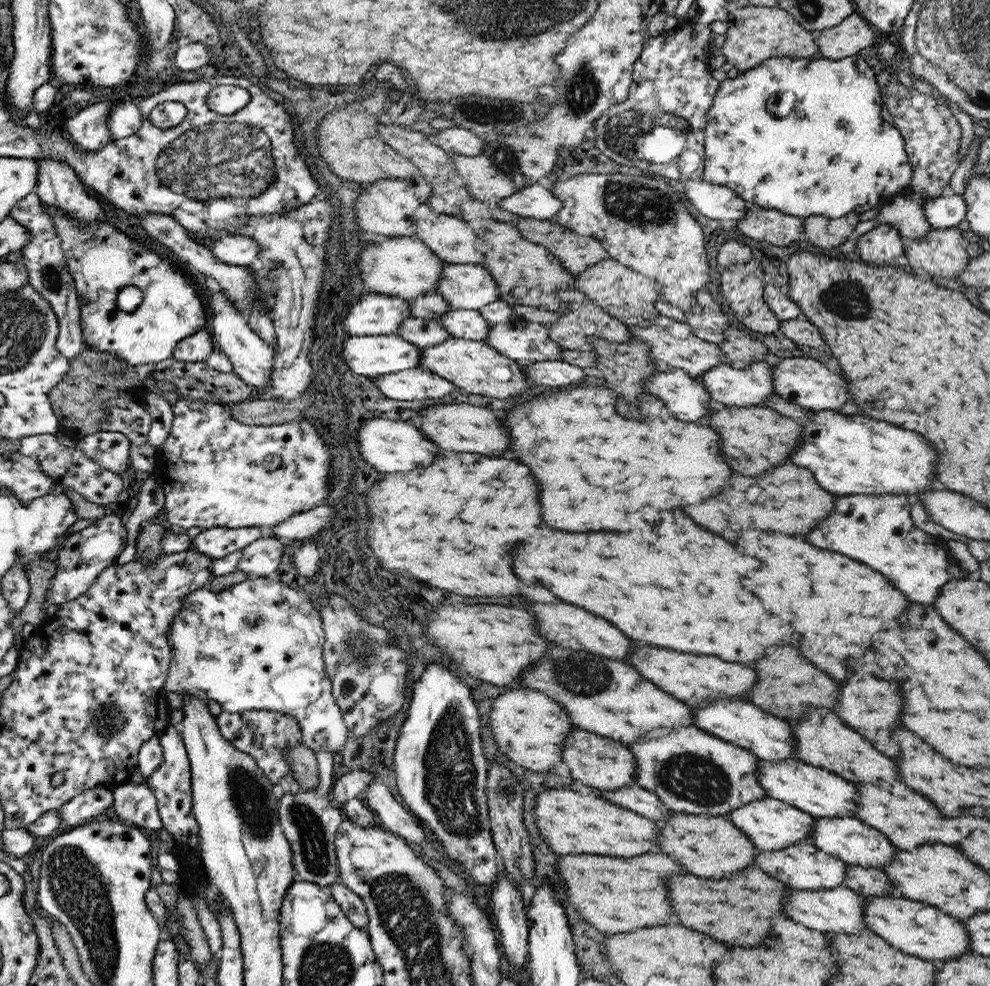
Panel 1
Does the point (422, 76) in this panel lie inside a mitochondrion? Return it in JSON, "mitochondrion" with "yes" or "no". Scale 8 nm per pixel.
{"mitochondrion":"no"}

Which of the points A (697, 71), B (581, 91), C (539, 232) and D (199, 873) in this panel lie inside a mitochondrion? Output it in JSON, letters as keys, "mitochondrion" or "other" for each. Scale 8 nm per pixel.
{"A":"other","B":"mitochondrion","C":"other","D":"other"}

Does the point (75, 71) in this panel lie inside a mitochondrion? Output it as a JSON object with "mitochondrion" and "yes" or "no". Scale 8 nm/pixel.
{"mitochondrion":"no"}

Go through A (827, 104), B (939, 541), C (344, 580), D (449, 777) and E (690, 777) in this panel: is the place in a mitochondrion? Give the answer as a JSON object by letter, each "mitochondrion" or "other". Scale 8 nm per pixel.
{"A":"other","B":"other","C":"other","D":"mitochondrion","E":"mitochondrion"}

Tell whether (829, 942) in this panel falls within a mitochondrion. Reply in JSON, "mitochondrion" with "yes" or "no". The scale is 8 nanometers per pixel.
{"mitochondrion":"no"}

